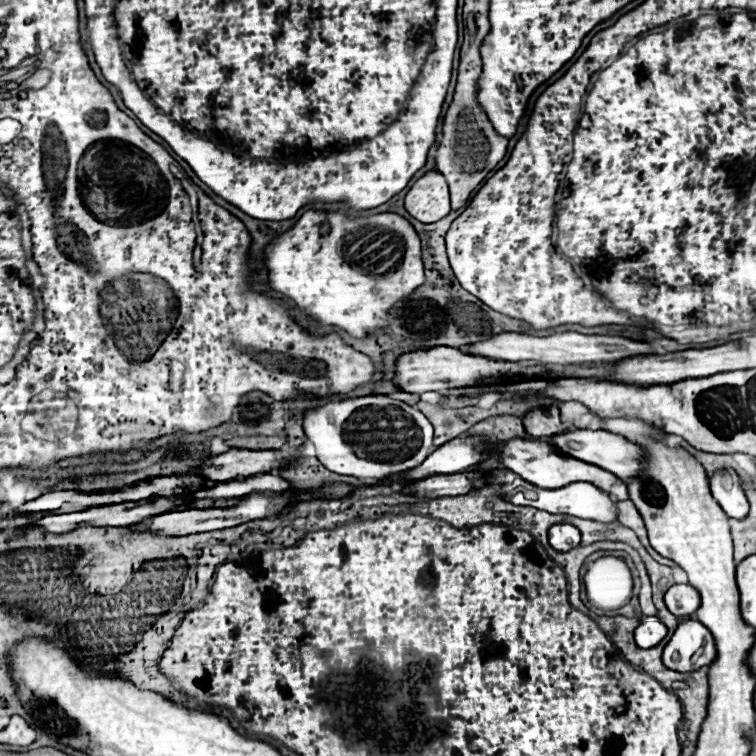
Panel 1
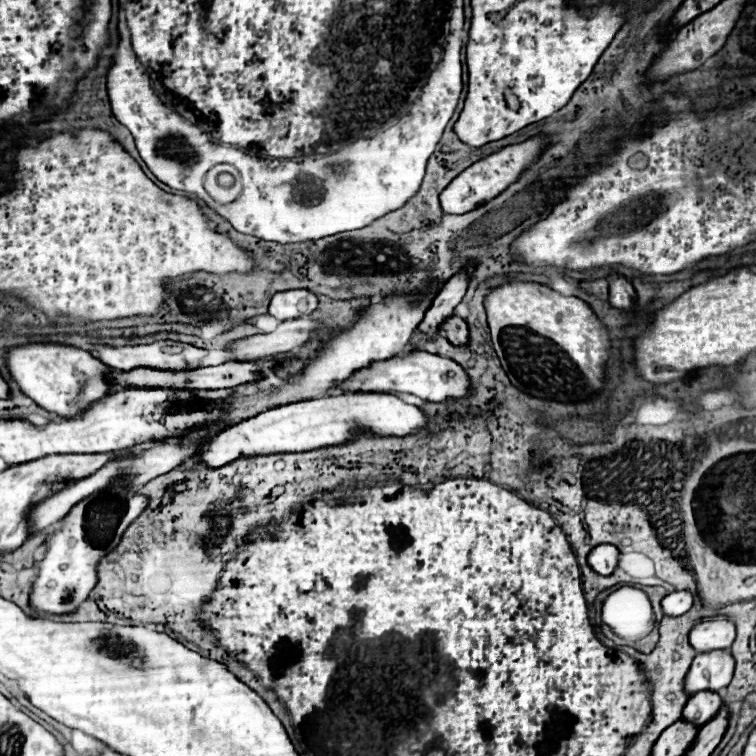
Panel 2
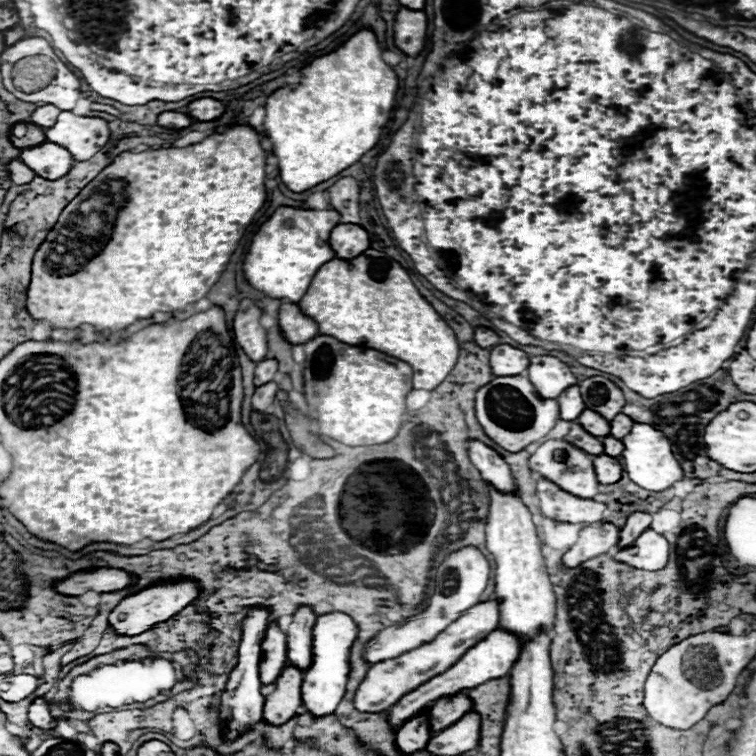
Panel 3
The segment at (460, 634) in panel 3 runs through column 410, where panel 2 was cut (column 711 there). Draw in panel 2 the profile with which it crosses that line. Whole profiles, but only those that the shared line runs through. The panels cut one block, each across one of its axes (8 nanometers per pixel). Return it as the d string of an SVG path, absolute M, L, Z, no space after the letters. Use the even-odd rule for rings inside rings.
M730 650L716 652L700 652L696 654L688 676L686 676L686 692L694 694L700 690L718 692L726 688L734 674L734 658Z

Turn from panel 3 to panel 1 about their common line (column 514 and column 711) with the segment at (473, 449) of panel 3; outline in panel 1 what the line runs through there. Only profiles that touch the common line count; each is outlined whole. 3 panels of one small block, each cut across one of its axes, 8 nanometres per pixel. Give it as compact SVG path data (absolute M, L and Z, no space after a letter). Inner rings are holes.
M734 470L716 472L710 480L710 490L716 502L722 506L722 510L734 518L744 520L748 514L748 500L742 490L742 482Z

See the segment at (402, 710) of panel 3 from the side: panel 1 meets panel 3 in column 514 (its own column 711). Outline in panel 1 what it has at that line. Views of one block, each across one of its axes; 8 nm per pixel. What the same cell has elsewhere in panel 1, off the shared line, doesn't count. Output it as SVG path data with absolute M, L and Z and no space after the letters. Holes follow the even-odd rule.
M682 620L664 648L662 662L676 672L694 672L714 662L714 638L698 620Z

